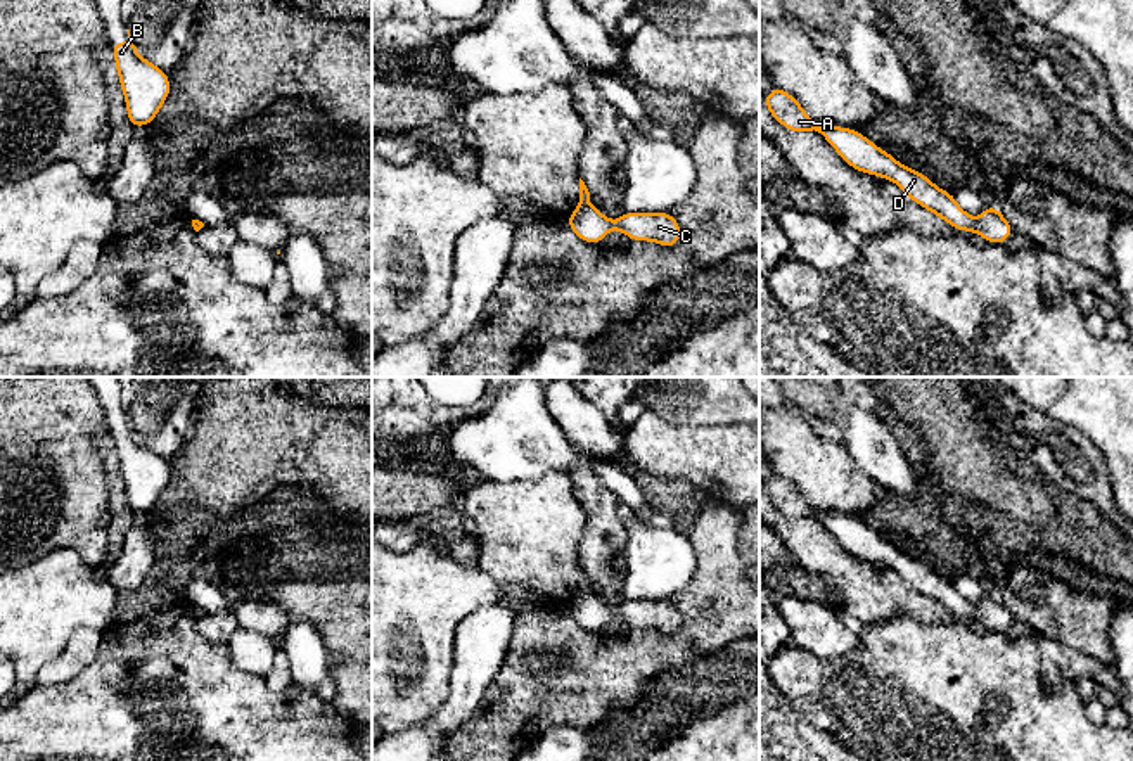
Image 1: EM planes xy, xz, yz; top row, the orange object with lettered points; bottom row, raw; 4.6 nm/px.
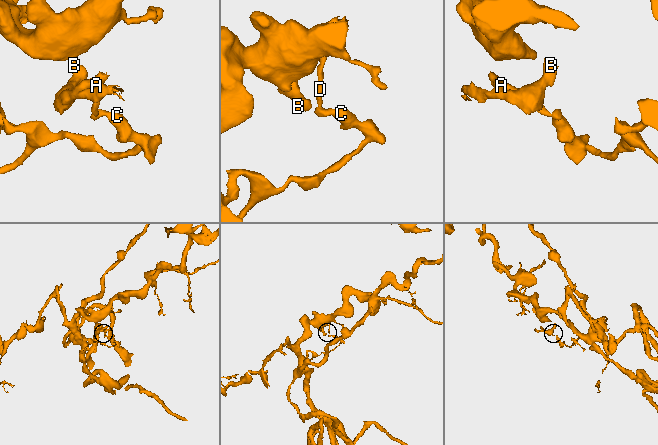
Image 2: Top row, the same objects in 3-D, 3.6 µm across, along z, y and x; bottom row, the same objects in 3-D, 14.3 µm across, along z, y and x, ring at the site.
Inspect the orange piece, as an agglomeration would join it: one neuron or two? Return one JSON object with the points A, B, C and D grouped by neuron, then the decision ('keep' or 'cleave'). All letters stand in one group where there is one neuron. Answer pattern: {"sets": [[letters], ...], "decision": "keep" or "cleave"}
{"sets": [["A", "B", "D"], ["C"]], "decision": "cleave"}

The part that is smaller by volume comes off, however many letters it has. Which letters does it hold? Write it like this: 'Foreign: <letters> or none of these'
Foreign: A, B, D

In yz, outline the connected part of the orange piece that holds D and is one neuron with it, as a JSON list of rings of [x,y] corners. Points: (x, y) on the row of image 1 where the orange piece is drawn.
[[[777,86],[763,100],[771,116],[787,130],[797,133],[816,130],[855,169],[893,180],[912,201],[932,211],[951,227],[974,232],[976,220],[957,204],[953,194],[938,189],[922,173],[899,164],[858,130],[815,123],[791,93]]]

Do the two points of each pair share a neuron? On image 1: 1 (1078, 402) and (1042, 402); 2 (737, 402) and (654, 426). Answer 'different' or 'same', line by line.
1: different
2: different

